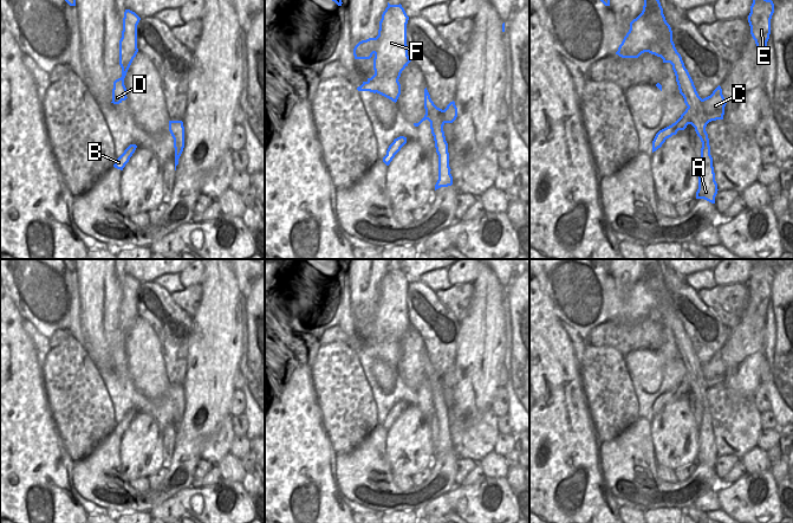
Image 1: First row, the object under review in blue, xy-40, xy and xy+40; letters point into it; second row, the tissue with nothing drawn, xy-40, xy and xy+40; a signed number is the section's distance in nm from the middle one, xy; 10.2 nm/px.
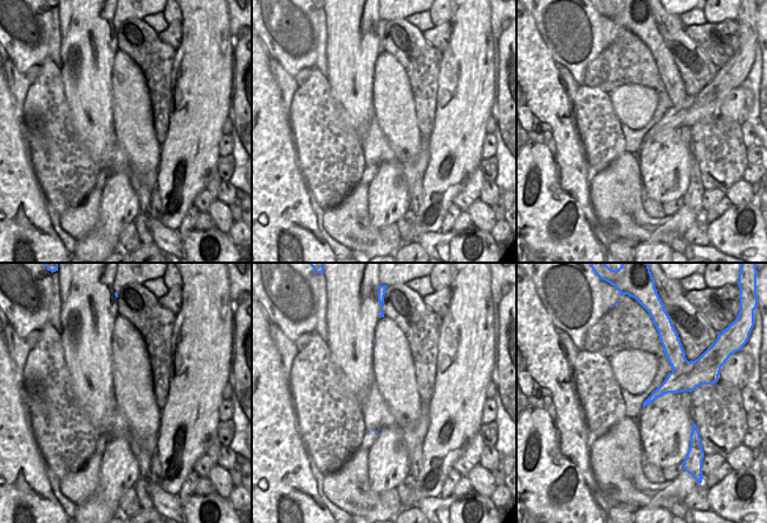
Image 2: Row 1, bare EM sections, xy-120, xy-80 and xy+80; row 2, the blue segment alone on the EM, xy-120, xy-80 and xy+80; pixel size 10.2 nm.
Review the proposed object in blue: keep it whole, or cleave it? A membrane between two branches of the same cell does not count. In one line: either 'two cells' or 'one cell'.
two cells

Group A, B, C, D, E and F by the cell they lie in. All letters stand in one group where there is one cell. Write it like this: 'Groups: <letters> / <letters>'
Groups: A B D F / C E.

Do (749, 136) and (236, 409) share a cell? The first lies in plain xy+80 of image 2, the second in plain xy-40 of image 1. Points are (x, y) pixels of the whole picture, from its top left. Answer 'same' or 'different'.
same

